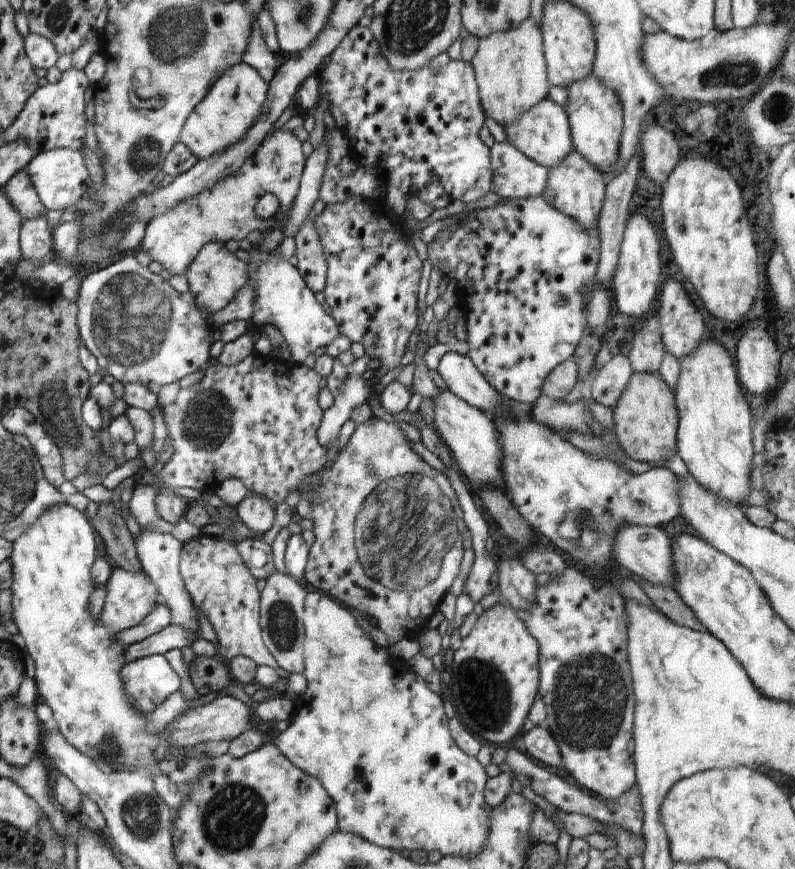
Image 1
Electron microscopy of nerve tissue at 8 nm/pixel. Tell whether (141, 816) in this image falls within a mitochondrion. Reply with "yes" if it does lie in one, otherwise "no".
yes

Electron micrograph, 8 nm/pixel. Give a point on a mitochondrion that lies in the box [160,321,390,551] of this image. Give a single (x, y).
(207, 423)

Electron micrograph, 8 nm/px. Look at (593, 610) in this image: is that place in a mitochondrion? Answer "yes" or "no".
no

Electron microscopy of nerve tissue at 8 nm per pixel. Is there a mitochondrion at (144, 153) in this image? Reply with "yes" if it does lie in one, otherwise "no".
yes

